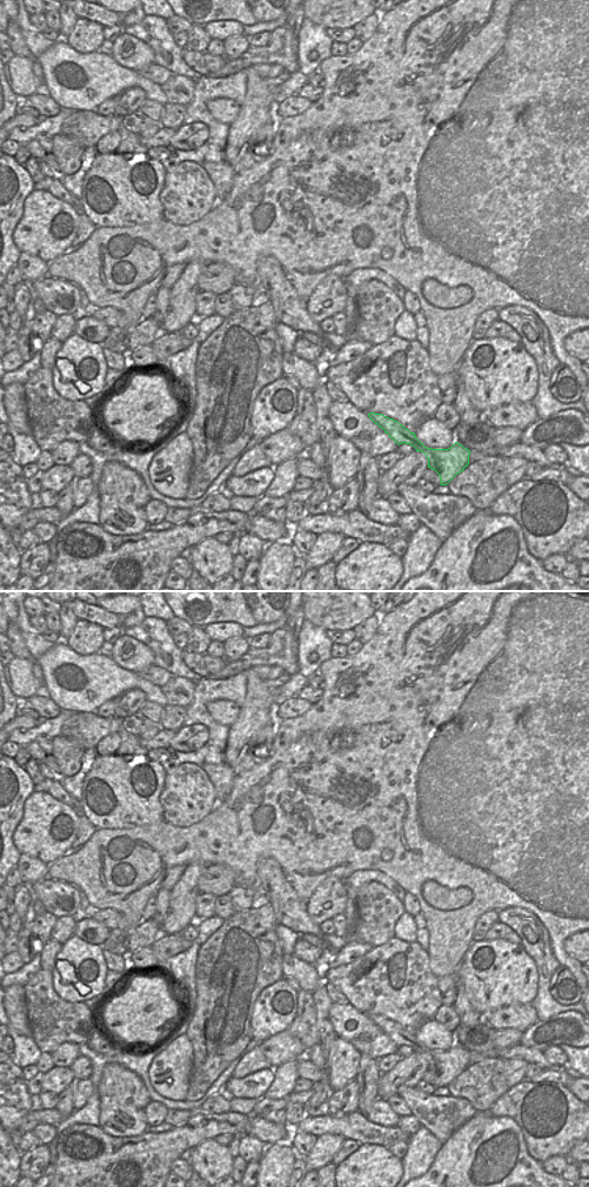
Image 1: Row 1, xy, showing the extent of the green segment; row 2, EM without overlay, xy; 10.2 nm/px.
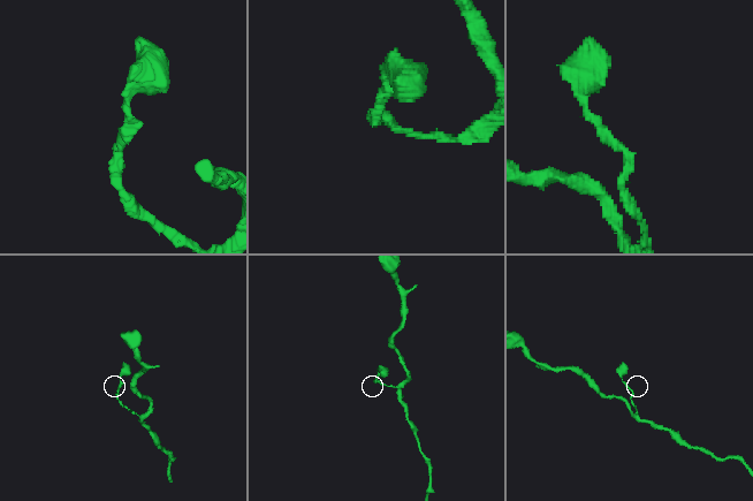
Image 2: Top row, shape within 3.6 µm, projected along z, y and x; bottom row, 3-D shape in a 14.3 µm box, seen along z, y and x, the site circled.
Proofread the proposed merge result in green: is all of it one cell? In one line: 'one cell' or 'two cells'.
one cell

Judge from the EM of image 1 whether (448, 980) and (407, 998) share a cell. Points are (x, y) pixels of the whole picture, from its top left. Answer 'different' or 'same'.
different

